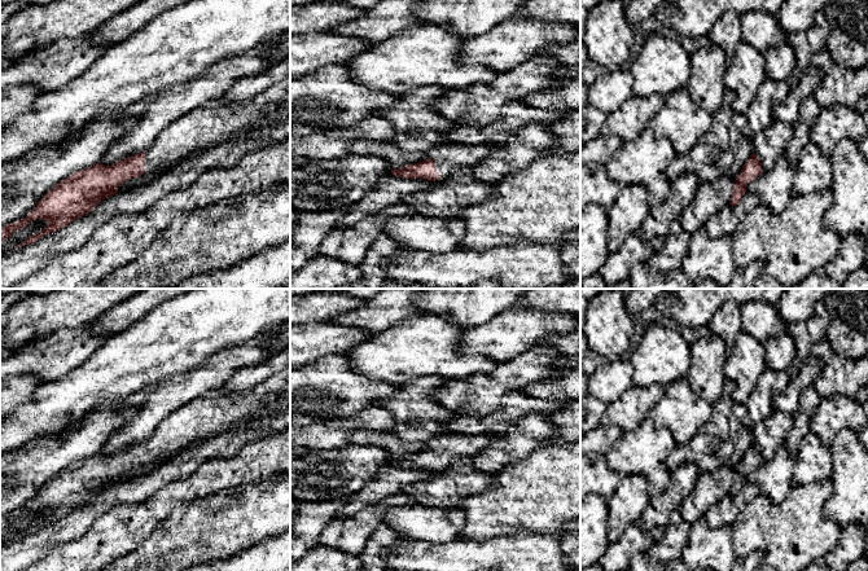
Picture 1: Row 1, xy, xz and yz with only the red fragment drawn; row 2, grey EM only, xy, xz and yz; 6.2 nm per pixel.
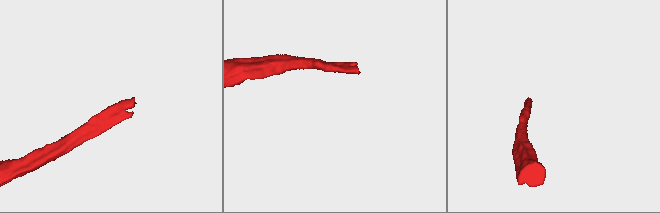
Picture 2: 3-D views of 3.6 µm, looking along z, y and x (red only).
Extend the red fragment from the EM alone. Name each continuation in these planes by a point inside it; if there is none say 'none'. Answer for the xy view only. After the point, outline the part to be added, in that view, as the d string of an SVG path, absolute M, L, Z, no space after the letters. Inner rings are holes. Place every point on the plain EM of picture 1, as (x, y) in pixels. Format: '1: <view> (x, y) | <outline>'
1: xy (214, 412) | M280 372L247 391L225 394L224 387L205 392L200 397L168 414L145 442L144 464L152 465L163 457L171 460L189 447L229 431L246 422L268 417L271 413L290 407L290 378Z

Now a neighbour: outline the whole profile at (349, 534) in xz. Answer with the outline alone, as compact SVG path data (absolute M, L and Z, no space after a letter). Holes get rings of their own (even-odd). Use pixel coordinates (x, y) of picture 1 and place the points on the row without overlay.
M405 495L390 496L354 514L336 518L319 536L319 545L347 554L359 554L374 530L382 524L383 514L391 506L412 506L417 501Z

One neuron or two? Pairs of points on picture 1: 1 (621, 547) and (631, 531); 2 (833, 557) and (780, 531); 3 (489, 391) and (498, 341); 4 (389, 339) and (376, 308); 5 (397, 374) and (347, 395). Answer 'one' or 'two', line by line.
1: one
2: two
3: two
4: two
5: two

